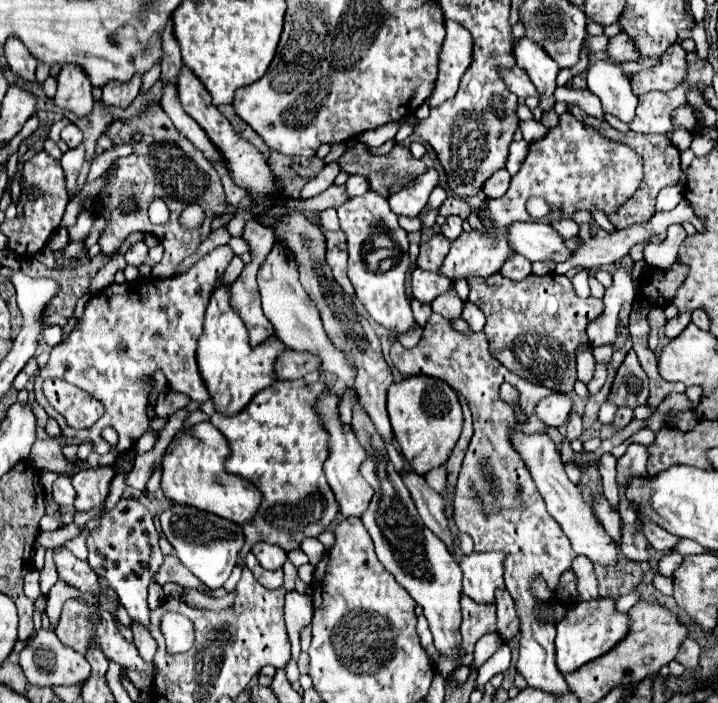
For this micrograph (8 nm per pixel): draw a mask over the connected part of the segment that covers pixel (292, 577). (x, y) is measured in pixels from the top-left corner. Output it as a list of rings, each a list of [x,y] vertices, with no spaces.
[[[288,561],[288,563],[284,563],[284,589],[286,591],[292,591],[294,589],[294,581],[298,579],[298,573],[296,573],[296,567]]]

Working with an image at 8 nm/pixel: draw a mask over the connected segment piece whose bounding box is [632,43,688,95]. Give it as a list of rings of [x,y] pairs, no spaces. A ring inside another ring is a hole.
[[[674,43],[664,57],[660,57],[660,63],[654,69],[642,71],[634,75],[632,87],[636,95],[660,89],[668,91],[678,87],[678,83],[684,81],[688,75],[688,63],[686,63],[686,49],[680,43]]]

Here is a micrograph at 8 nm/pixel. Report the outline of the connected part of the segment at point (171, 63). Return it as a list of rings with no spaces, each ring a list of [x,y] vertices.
[[[172,17],[168,19],[166,29],[162,33],[162,61],[160,63],[162,63],[160,81],[162,83],[168,83],[168,81],[176,83],[178,71],[180,71],[180,65],[182,65],[182,55],[180,55],[180,45],[176,43],[176,37],[174,37]]]

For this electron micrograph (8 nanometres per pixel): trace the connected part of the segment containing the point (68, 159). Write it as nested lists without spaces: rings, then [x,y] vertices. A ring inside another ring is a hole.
[[[80,143],[78,147],[66,151],[60,159],[62,169],[66,173],[66,187],[68,187],[70,197],[74,197],[74,193],[76,193],[76,181],[78,181],[82,163],[84,163],[84,155],[86,155],[86,149],[84,149],[84,143]]]

